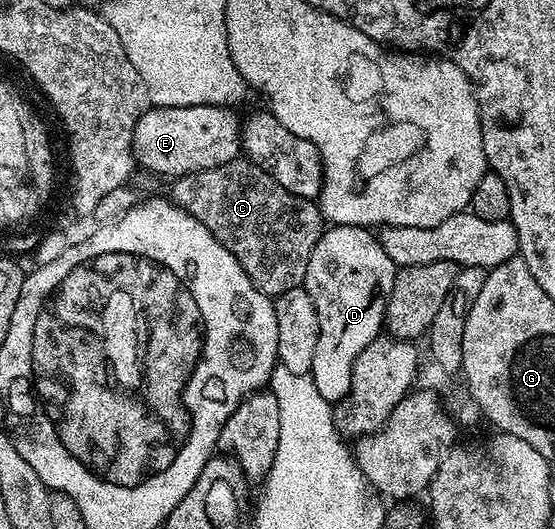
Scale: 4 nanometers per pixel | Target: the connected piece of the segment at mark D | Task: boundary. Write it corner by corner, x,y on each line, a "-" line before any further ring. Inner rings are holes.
333,225
325,228
314,243
302,287
314,299
314,311
318,311
318,348
310,376
322,399
335,403
350,391
358,355
384,329
384,312
397,268
380,246
377,234
362,225

